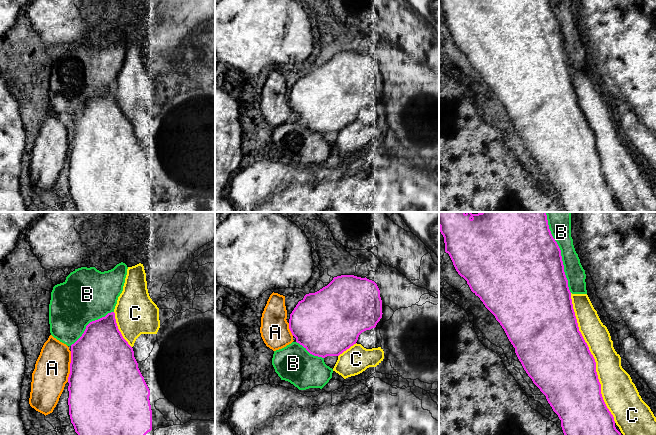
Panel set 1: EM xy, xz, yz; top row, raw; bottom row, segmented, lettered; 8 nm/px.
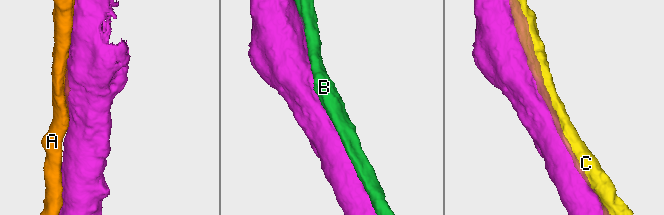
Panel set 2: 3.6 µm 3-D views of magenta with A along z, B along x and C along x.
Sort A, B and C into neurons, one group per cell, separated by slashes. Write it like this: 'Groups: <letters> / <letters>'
Groups: A B / C

